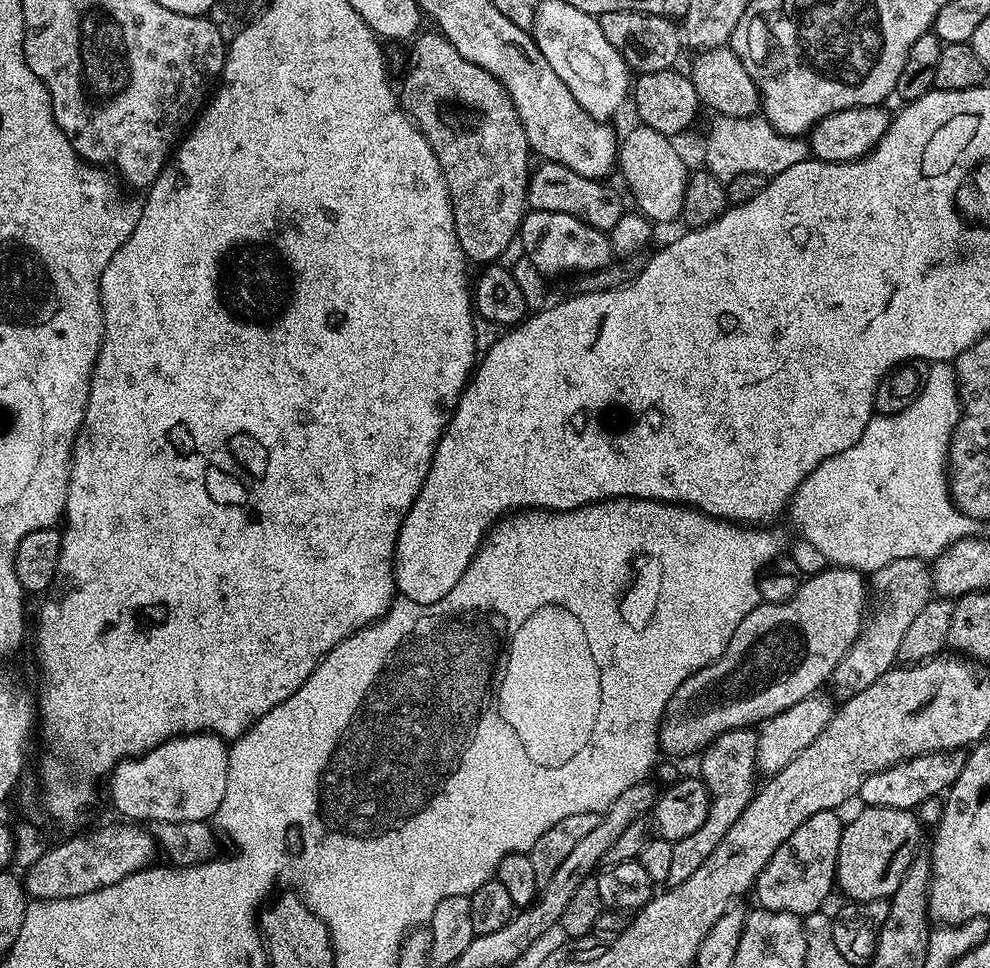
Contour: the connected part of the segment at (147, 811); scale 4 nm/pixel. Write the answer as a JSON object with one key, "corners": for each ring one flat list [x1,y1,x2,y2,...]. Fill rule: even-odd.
{"corners":[[193,732,183,736,174,736,154,750,142,756,133,756,116,765,107,777,108,796,112,804,121,812,121,817,132,822,148,822,156,824,166,822,194,822,195,820,211,821,216,811,225,807,222,798,226,793,226,778,229,745,221,737,210,732]]}

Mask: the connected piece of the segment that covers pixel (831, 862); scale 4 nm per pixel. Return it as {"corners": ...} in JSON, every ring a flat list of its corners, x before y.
{"corners":[[833,810,806,818,806,822,802,822,802,826,798,826,798,830,794,830,778,850,774,850,774,858,766,862,754,885,755,903,759,907,801,918,825,907,828,895,834,892,838,846,844,833,845,821,840,820,840,814]]}

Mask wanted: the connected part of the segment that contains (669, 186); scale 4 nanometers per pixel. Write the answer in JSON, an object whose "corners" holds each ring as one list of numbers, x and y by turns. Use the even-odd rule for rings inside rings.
{"corners":[[641,124,623,138,618,146,618,172,621,172,636,204,635,207,653,223,676,222,681,214,682,200,688,185,689,169,682,160,671,137,659,134]]}

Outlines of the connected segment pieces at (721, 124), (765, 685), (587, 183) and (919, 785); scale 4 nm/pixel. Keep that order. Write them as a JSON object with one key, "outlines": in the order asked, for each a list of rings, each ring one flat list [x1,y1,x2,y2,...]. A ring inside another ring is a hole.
{"outlines":[[[755,115,750,118,717,117,706,142,705,169,727,184,742,173,777,176,809,157,809,143,801,137,784,136,768,120]],[[825,566,815,576,807,577,786,603,757,604,754,610,750,610,750,614,746,614,746,618,742,618,742,622,738,622,734,638,730,638,721,656,713,664,708,664,686,678,674,692,660,719,659,751,663,755,665,752,668,758,695,757,703,753,708,744,714,742,714,738,735,728,763,725,774,714,790,710,794,702,802,702,802,698,817,695,823,689,820,687,831,681,838,662,842,662,850,646,854,646,859,638,869,611,868,596,870,584,865,573,856,572,852,568]],[[544,162,541,168,531,173,528,177,528,206,533,212,557,212,570,214,582,222,601,230,607,230,622,218,626,205,620,201,620,196,612,188,607,188,607,183,591,180,582,174,574,174,561,164]],[[931,752,904,760,900,764,890,766,886,770,878,770,878,774,870,774,866,782,862,782,858,793,861,805,870,808,906,808,916,810,928,798,947,793,952,783,962,774,965,753]]]}

